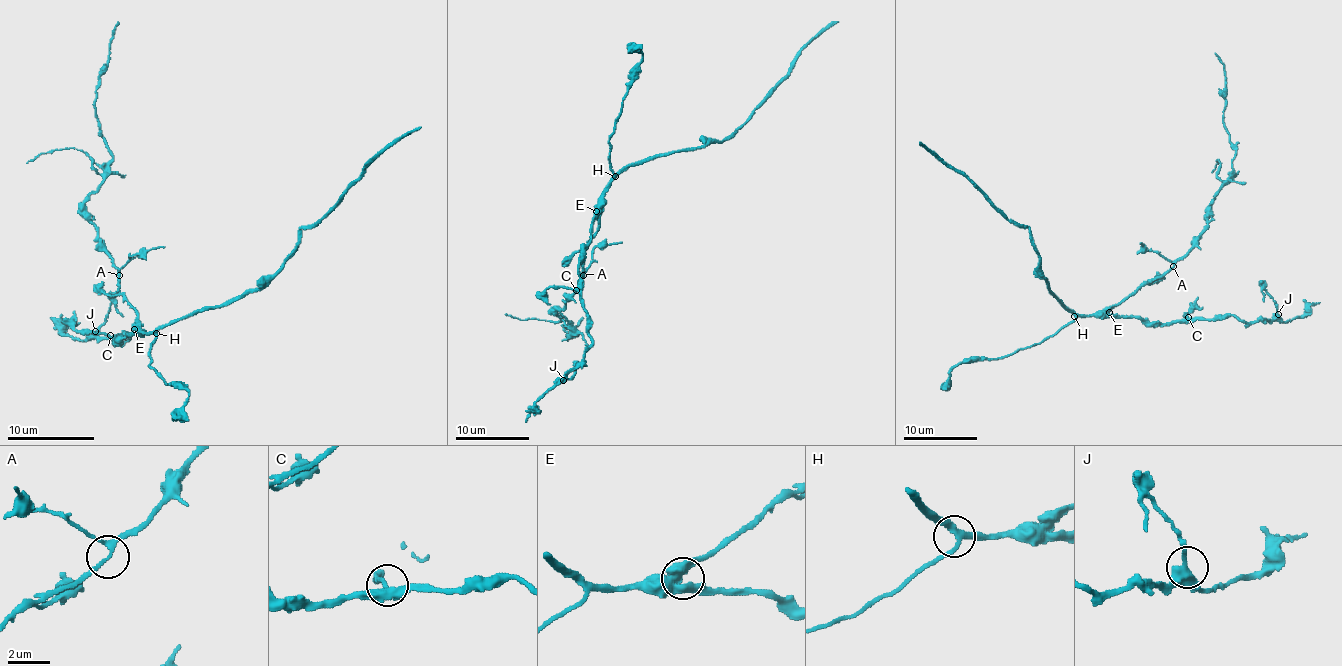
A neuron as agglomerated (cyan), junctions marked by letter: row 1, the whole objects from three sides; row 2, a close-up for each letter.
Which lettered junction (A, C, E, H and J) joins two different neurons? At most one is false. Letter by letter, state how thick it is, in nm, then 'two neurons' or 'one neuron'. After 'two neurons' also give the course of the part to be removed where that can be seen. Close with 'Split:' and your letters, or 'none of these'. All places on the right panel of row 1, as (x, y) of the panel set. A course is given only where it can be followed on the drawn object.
A: 170 nm thick; one neuron
C: 280 nm thick; one neuron
E: 500 nm thick; one neuron
H: 260 nm thick; one neuron
J: 400 nm thick; one neuron
Split: none of these

